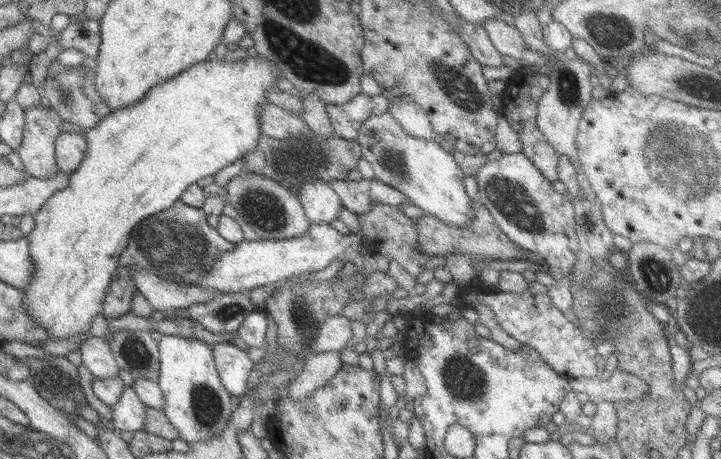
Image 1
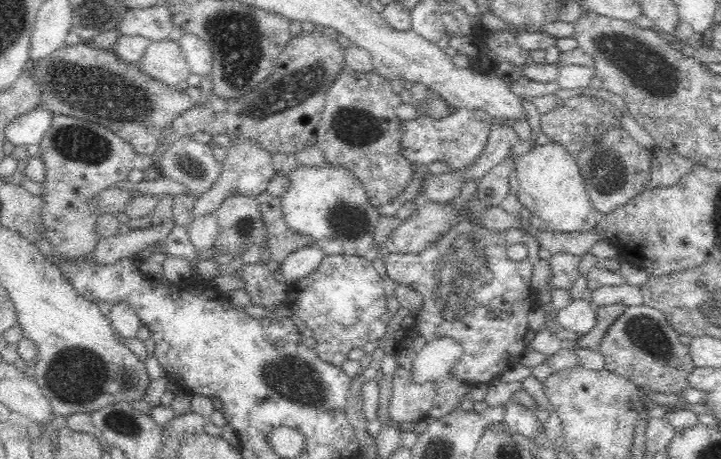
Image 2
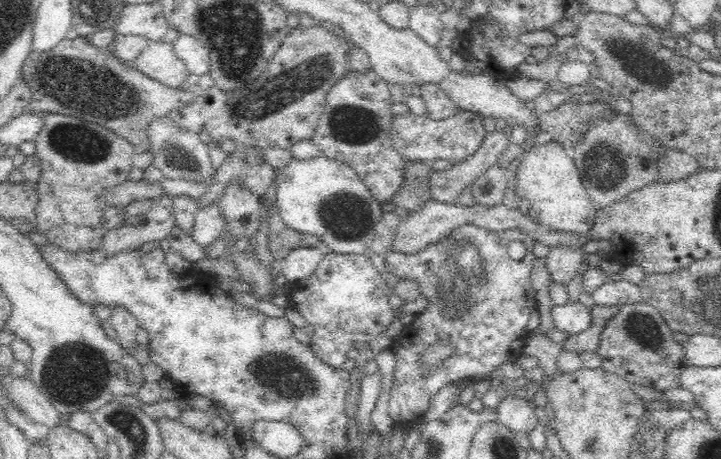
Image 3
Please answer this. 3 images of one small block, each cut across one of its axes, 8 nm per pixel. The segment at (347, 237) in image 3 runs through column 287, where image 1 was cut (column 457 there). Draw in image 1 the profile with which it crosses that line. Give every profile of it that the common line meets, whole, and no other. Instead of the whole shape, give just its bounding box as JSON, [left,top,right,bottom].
[355,112,473,226]

